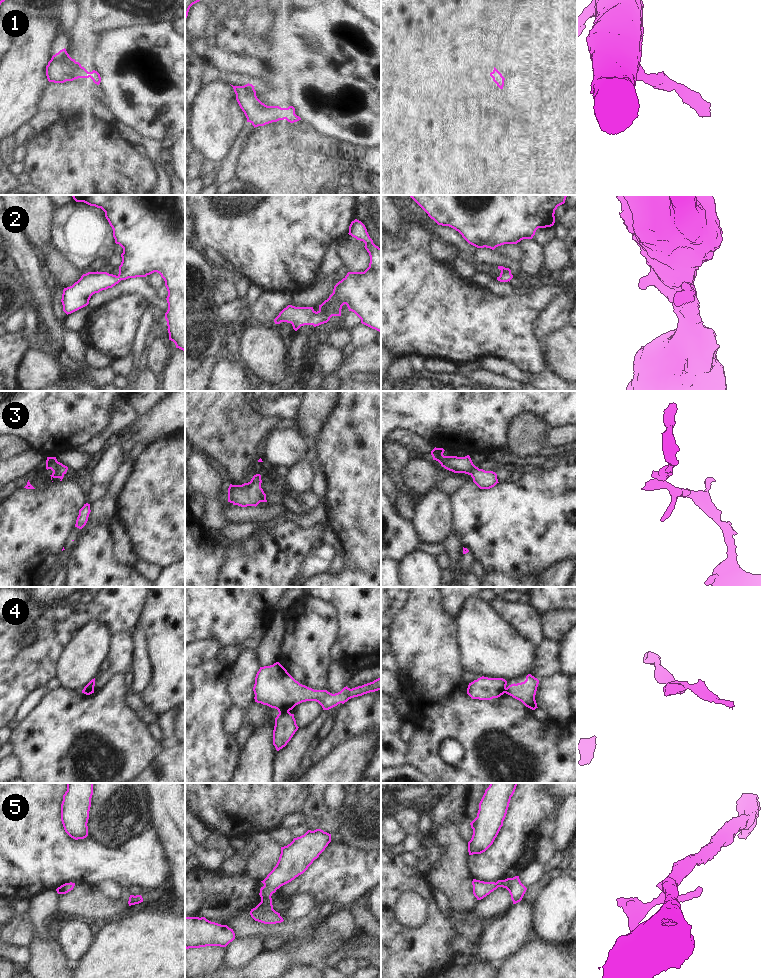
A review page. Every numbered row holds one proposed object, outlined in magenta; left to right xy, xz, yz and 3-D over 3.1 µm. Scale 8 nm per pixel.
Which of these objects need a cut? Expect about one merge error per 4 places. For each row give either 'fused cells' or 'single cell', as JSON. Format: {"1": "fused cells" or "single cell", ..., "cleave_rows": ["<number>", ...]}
{"1": "single cell", "2": "single cell", "3": "single cell", "4": "fused cells", "5": "single cell", "cleave_rows": ["4"]}

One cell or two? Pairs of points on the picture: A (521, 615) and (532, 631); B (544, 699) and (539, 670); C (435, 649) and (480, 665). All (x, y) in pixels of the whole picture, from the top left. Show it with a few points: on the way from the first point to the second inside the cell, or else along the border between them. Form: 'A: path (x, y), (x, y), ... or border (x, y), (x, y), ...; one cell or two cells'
A: path (524, 619), (529, 627); one cell
B: border (559, 672), (539, 680); two cells
C: border (457, 635), (460, 664), (466, 670); two cells

